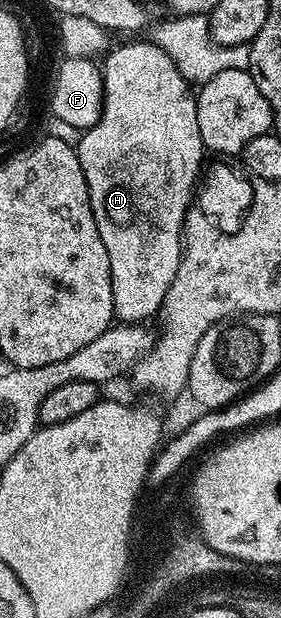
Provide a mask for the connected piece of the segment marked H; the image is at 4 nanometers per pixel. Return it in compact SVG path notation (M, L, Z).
M128 39L125 45L120 45L117 49L112 49L108 53L108 58L102 62L102 72L104 79L104 102L103 109L101 111L100 118L93 126L83 130L79 134L78 140L75 142L74 148L78 155L78 163L82 163L82 175L86 175L86 187L90 191L90 203L92 204L92 210L94 211L94 219L98 223L98 235L102 235L102 243L106 243L106 255L110 255L110 275L112 276L112 312L115 320L120 323L144 323L149 319L147 317L155 318L157 314L164 308L164 300L166 299L166 291L170 291L170 283L174 283L174 275L178 271L178 263L180 262L180 256L184 253L184 220L188 214L190 206L194 201L194 190L198 185L198 178L202 173L202 166L204 157L206 158L206 150L202 143L202 135L198 135L198 111L196 110L196 93L193 86L188 82L183 75L178 71L178 67L174 67L174 59L170 59L170 55L166 51L162 51L162 47L153 45L151 40L144 39L144 41L134 41L138 39Z

